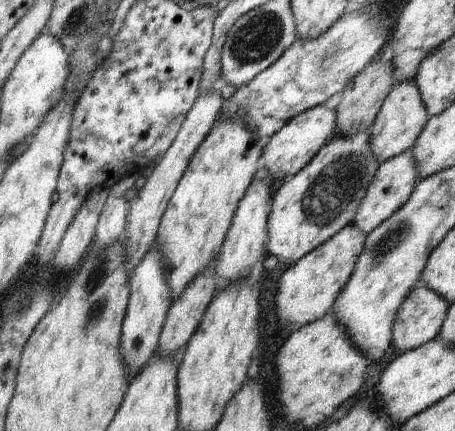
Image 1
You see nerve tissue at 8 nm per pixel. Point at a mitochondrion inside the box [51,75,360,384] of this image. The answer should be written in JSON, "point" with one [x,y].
{"point":[97,309]}

